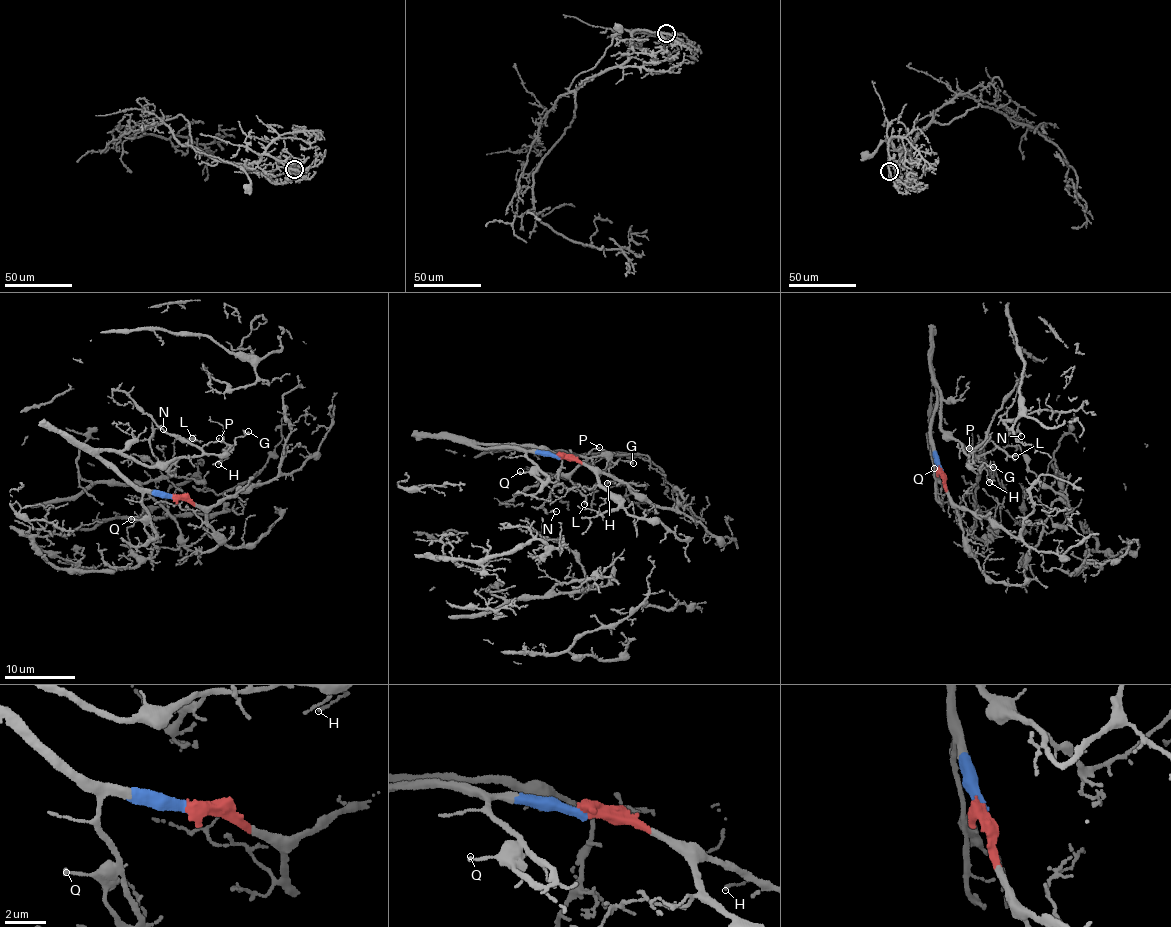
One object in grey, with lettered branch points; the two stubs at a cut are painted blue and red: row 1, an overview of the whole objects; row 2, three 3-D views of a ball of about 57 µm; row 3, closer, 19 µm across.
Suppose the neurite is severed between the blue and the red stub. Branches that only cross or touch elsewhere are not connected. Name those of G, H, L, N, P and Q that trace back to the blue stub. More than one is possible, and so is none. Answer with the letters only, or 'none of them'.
G, H, L, N, P, Q

